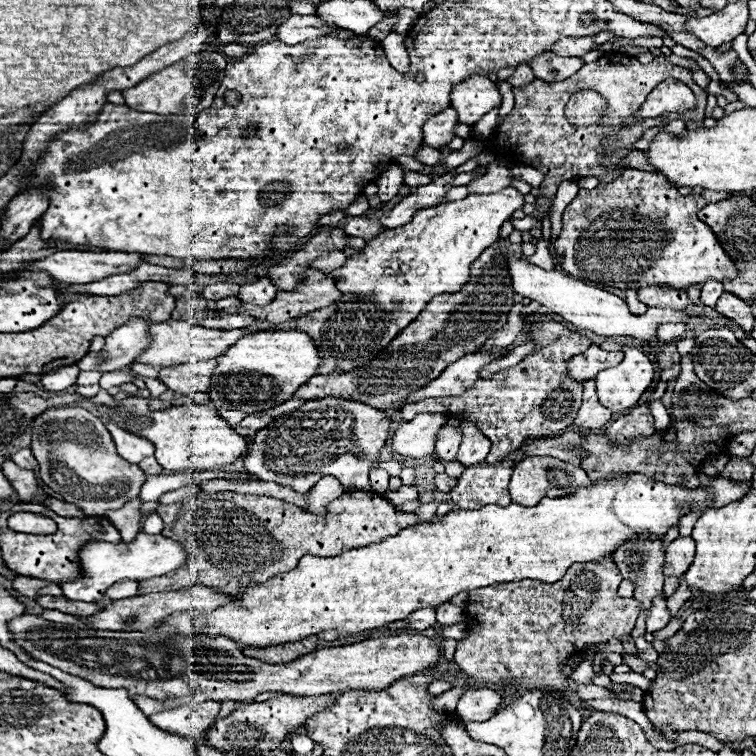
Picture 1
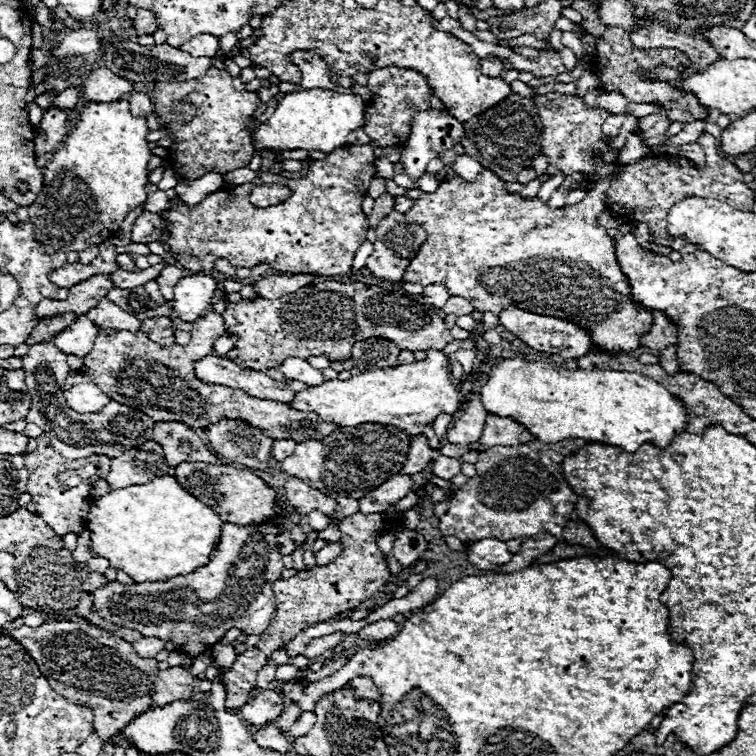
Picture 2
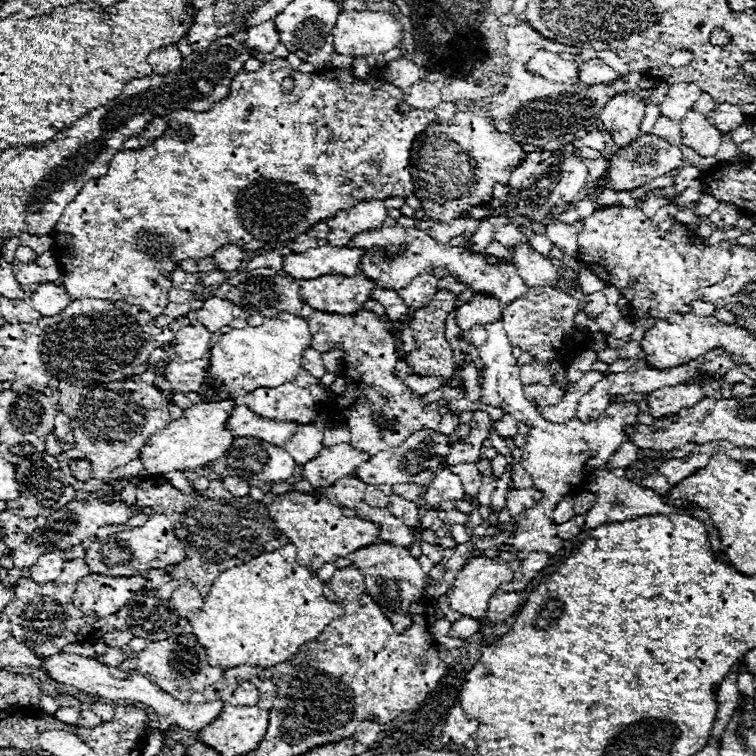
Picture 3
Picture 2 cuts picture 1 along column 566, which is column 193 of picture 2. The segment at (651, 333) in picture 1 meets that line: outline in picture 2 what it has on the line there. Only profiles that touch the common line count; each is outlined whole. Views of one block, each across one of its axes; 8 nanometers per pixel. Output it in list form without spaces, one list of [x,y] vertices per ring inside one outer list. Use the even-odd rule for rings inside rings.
[[[206,274],[184,276],[174,288],[172,308],[176,316],[184,322],[194,322],[210,308],[216,294],[216,282]]]

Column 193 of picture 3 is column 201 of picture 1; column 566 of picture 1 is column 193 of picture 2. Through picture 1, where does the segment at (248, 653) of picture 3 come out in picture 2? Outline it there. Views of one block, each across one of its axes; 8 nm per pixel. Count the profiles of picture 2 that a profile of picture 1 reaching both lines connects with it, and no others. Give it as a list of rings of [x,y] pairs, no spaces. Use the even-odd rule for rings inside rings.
[[[166,474],[156,476],[146,484],[110,490],[108,494],[96,498],[88,512],[88,530],[92,552],[110,560],[112,568],[126,572],[134,582],[158,582],[178,574],[188,574],[198,566],[204,566],[210,560],[210,552],[220,538],[222,520],[210,506],[186,492],[178,484],[176,476]]]

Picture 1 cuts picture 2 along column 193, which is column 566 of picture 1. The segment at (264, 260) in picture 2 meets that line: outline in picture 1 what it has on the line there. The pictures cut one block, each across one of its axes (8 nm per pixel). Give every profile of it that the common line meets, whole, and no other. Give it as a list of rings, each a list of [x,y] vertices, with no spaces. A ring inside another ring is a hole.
[[[626,168],[622,176],[610,184],[600,184],[594,190],[580,188],[578,196],[562,214],[562,232],[554,242],[554,256],[560,268],[568,274],[620,290],[638,290],[642,286],[688,290],[694,284],[702,286],[706,280],[732,280],[738,276],[736,262],[724,252],[710,226],[696,216],[704,204],[706,200],[700,194],[678,194],[664,174]],[[588,204],[592,210],[586,214],[584,208]]]

